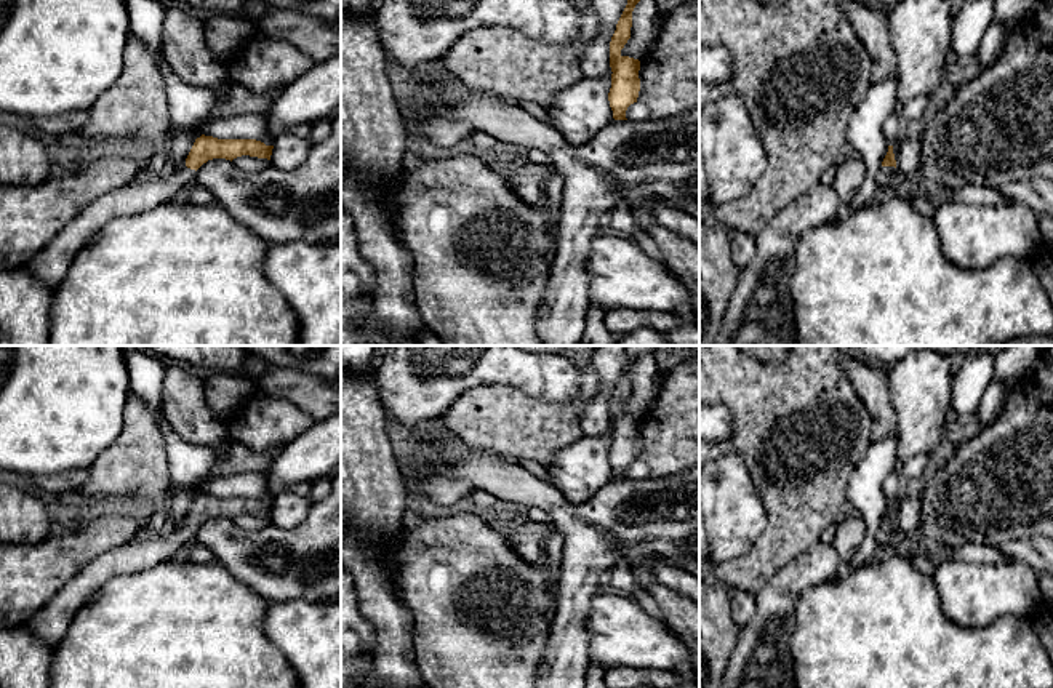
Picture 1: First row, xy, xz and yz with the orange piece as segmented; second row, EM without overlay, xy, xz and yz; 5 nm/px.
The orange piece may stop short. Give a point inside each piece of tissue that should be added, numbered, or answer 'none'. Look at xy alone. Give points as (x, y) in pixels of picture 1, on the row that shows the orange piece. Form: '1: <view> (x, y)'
1: xy (50, 264)

